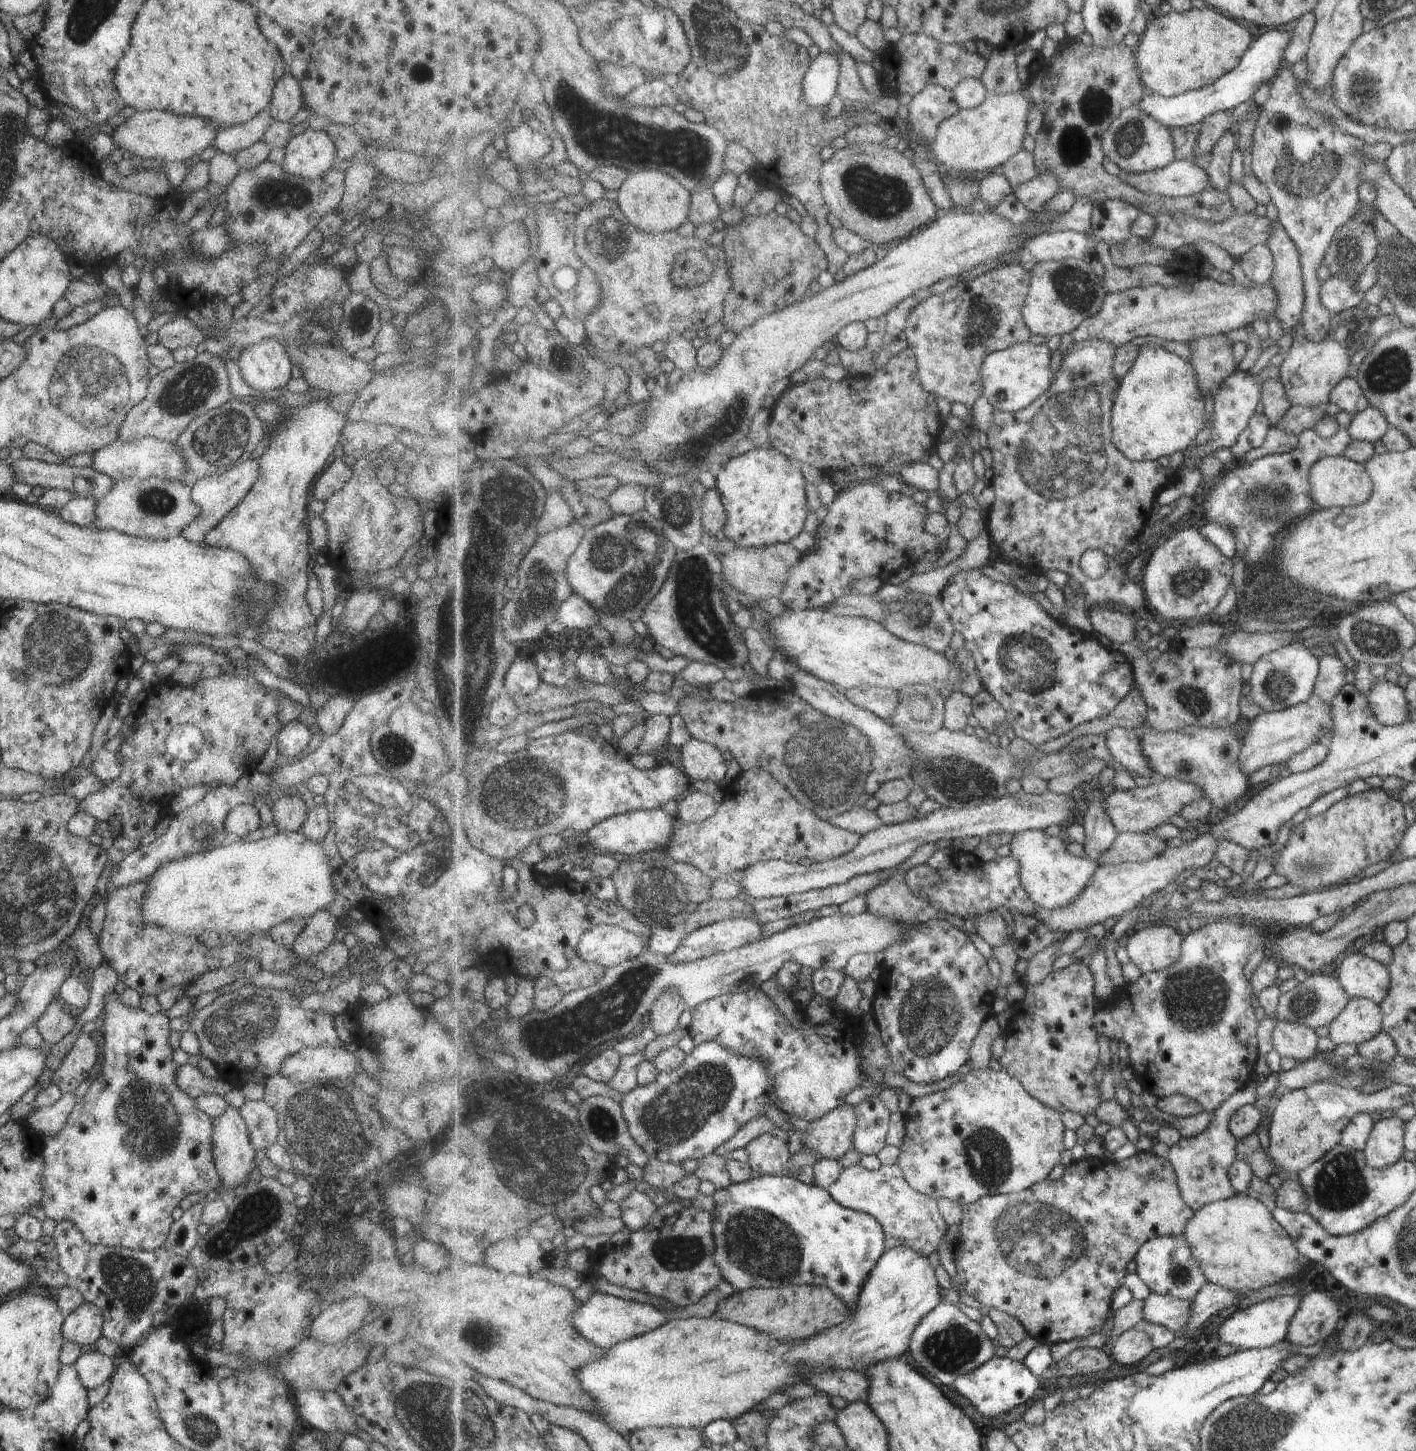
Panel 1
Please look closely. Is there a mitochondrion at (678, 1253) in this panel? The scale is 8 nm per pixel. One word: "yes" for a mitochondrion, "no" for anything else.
yes

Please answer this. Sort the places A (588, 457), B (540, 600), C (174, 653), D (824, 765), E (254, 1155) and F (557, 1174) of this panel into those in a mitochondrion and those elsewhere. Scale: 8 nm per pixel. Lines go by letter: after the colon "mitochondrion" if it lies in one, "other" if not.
A: other
B: mitochondrion
C: other
D: mitochondrion
E: other
F: mitochondrion

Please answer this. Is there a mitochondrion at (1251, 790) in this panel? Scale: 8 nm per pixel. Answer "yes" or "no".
no

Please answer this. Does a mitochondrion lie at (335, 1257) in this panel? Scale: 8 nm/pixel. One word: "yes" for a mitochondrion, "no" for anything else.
yes

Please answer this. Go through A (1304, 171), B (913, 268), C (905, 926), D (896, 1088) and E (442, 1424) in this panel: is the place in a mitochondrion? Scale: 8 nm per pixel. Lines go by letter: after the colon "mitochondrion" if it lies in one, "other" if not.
A: mitochondrion
B: other
C: other
D: other
E: mitochondrion

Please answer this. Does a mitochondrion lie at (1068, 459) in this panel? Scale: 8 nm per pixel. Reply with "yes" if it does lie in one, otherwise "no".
yes

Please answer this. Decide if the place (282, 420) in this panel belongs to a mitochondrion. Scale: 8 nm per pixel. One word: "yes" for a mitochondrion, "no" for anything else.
no

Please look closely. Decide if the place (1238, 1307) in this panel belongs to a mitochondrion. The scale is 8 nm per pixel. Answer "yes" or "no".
no

